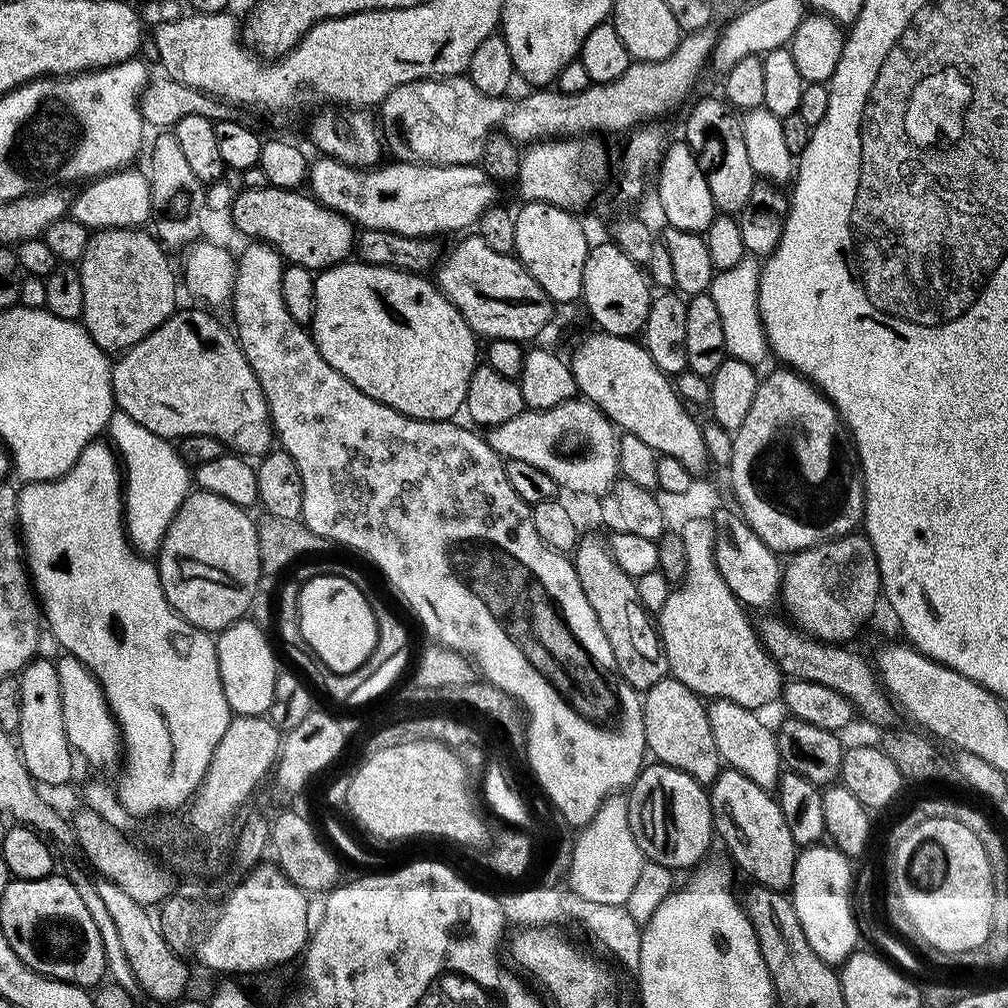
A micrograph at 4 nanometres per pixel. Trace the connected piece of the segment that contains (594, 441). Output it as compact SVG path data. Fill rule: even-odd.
M573 398L553 408L520 412L518 418L510 418L510 422L487 429L486 439L505 461L517 459L528 462L545 471L561 489L569 488L584 496L599 497L618 479L617 429L598 405L583 398ZM560 436L581 436L584 439L584 453L581 456L567 456L560 452Z

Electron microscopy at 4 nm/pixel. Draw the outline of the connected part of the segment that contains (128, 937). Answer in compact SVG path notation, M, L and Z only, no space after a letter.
M97 879L96 889L106 911L114 918L114 927L118 929L122 950L126 950L126 958L130 962L130 970L134 970L139 991L144 991L152 1000L175 1002L181 999L185 995L184 987L188 984L188 968L184 965L185 961L170 950L164 935L160 933L159 923L153 917L152 920L148 917L149 909L134 902L130 894L109 880Z

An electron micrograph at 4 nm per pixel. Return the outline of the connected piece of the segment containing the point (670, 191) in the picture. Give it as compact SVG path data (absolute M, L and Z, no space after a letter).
M669 143L665 147L655 173L656 196L660 199L660 208L664 211L667 223L678 230L707 233L713 216L717 215L714 198L710 198L708 173L698 161L697 153L692 151L689 144Z

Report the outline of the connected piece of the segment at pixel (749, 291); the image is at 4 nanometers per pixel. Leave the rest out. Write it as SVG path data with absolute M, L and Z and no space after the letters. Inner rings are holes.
M744 255L733 269L722 271L712 277L709 295L721 315L722 330L725 332L726 354L733 360L754 366L768 356L767 340L761 322L760 308L757 305L757 292L760 289L759 257Z

